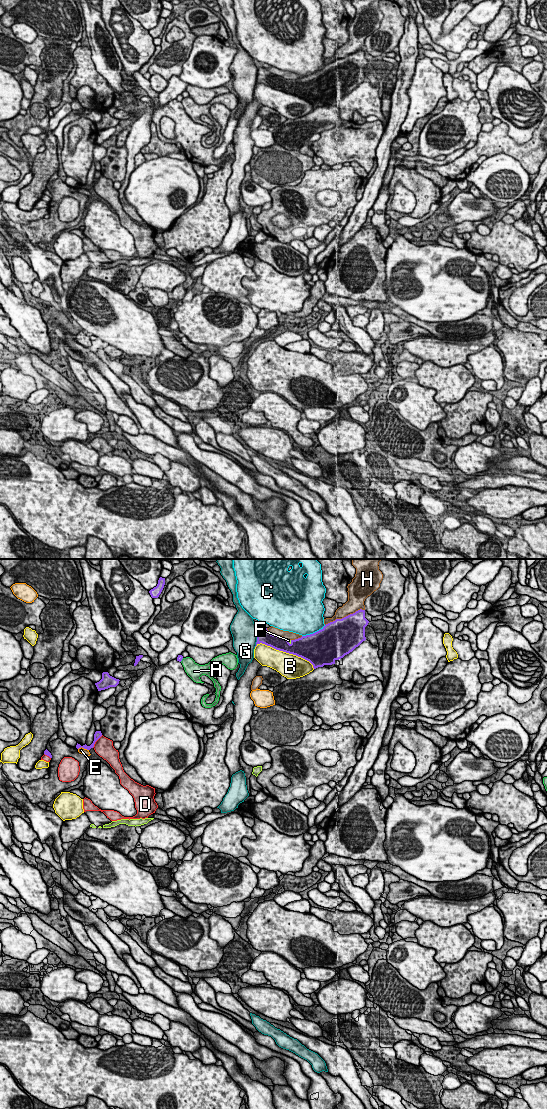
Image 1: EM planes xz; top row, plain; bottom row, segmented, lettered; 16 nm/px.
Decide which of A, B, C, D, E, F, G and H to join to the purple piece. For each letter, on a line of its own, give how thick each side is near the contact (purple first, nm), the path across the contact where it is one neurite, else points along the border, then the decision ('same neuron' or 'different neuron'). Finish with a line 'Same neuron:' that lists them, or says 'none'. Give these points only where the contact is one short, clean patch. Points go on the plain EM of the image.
A: calibres 90 and 240 nm; different neuron
B: calibres 300 and 380 nm; different neuron
C: calibres 500 and 480 nm; different neuron
D: calibres 120 and 300 nm; different neuron
E: calibres 70 and 100 nm; different neuron
F: calibres 320 and 30 nm; way xz (302, 87), (294, 87), (288, 81), (288, 80); same neuron
G: calibres 220 and 420 nm; border xz (258, 68), (254, 86); different neuron
H: calibres 500 and 220 nm; different neuron
Same neuron: F

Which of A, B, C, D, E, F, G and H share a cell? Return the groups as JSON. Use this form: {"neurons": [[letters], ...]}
{"neurons": [["A"], ["B"], ["C"], ["D"], ["E"], ["F"], ["G"], ["H"]]}

